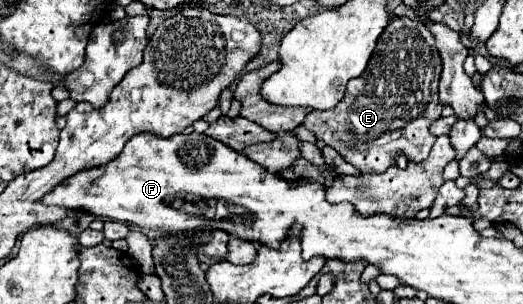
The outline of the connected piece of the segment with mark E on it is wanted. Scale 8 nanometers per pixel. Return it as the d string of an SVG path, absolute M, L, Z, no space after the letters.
M393 17L377 41L377 49L369 59L365 73L349 81L341 103L329 111L311 111L303 127L307 127L317 139L333 147L347 163L357 167L361 173L385 173L395 165L395 155L403 153L409 161L425 161L435 135L429 133L429 125L441 117L441 103L437 99L437 81L441 75L441 57L435 49L433 35L425 29L419 19Z

